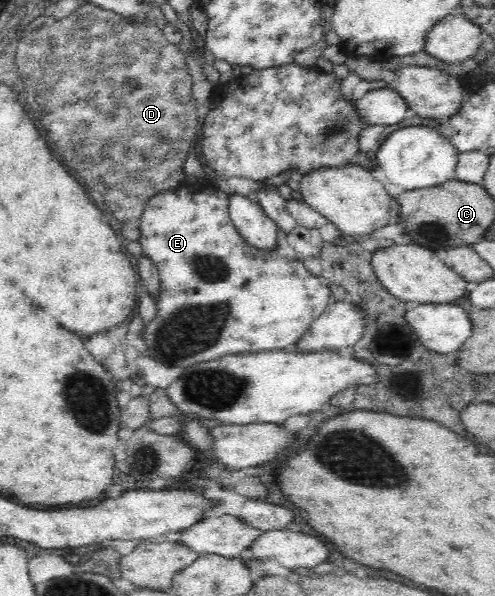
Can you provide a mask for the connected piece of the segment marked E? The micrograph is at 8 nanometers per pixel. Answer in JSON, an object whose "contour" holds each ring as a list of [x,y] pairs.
{"contour":[[[191,184],[181,185],[181,189],[165,190],[163,193],[153,195],[147,202],[143,215],[135,224],[141,230],[141,236],[138,241],[142,245],[142,253],[157,266],[161,278],[161,287],[157,300],[157,317],[151,321],[145,331],[142,332],[142,339],[147,345],[146,354],[155,361],[173,367],[189,367],[199,363],[211,362],[220,359],[224,355],[235,355],[235,353],[249,353],[253,351],[271,351],[292,349],[307,333],[309,326],[317,319],[325,308],[332,302],[331,292],[326,283],[311,273],[304,263],[297,259],[283,257],[278,251],[261,252],[257,248],[245,243],[239,235],[235,224],[232,223],[229,213],[229,197],[225,192],[219,195],[217,189],[205,189],[205,191],[191,191]]]}

